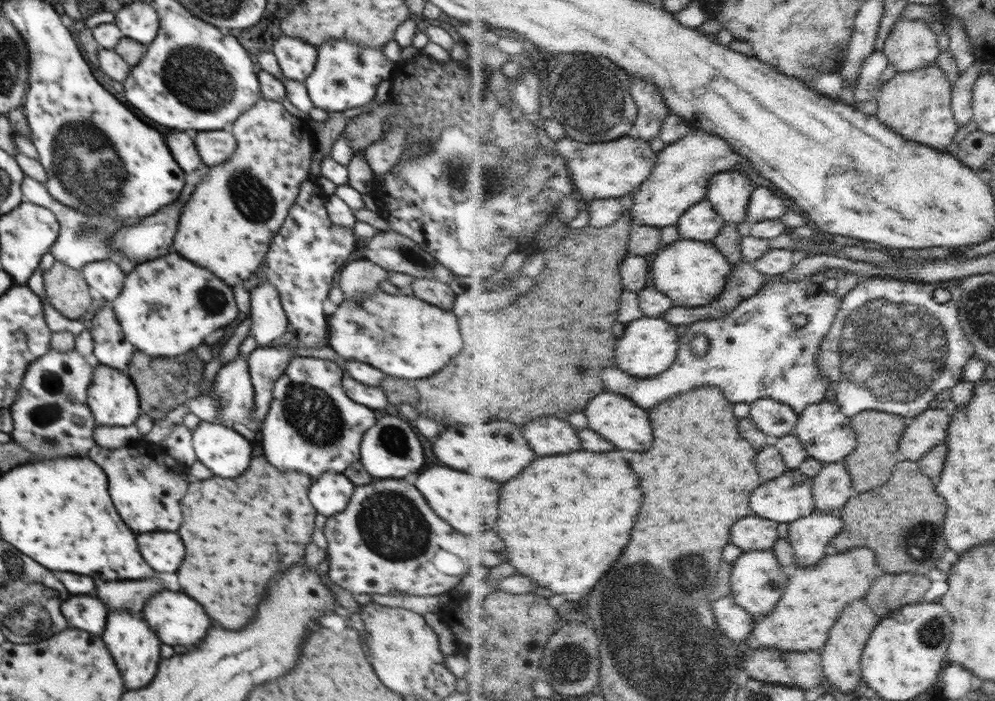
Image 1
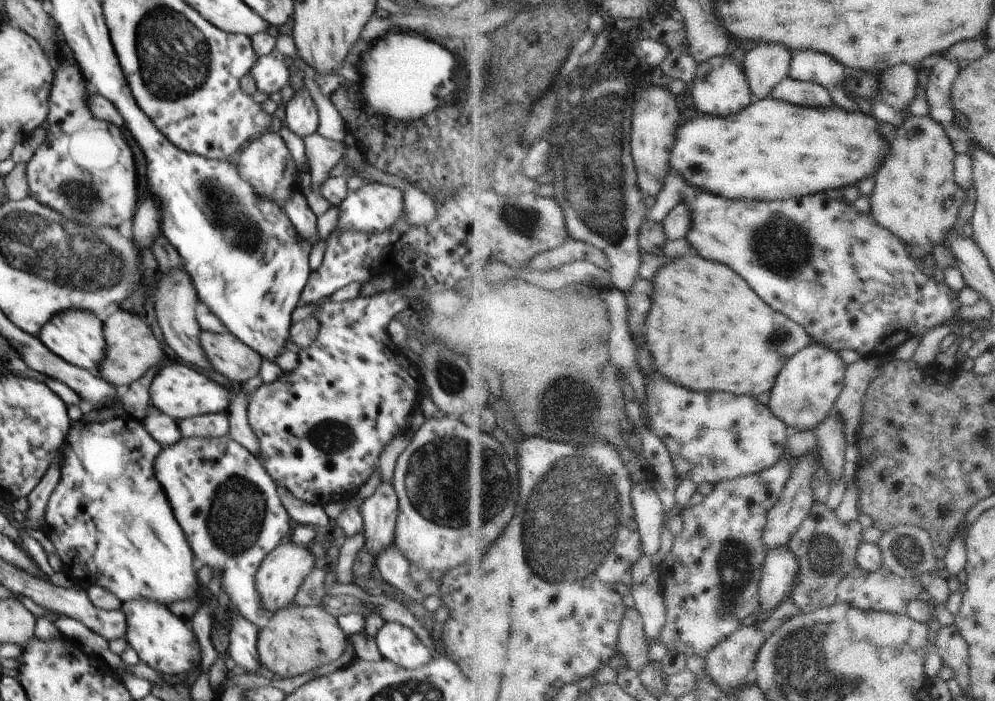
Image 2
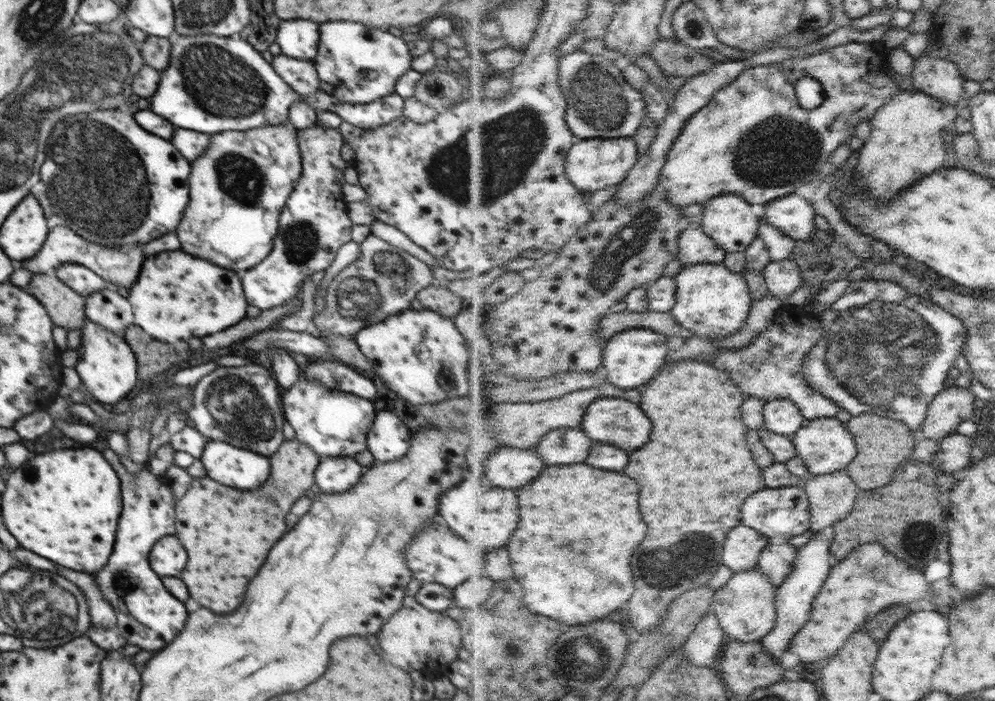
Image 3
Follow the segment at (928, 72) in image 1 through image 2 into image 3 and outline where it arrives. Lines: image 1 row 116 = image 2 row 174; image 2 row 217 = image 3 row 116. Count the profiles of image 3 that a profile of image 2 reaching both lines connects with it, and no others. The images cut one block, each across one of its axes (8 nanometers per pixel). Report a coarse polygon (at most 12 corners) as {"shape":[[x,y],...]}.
{"shape":[[902,91],[857,170],[890,200],[946,158],[958,105]]}

